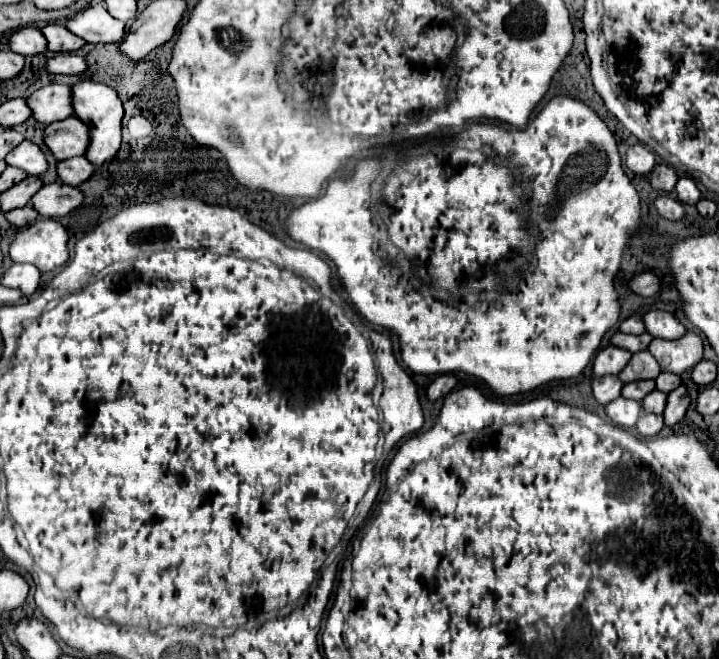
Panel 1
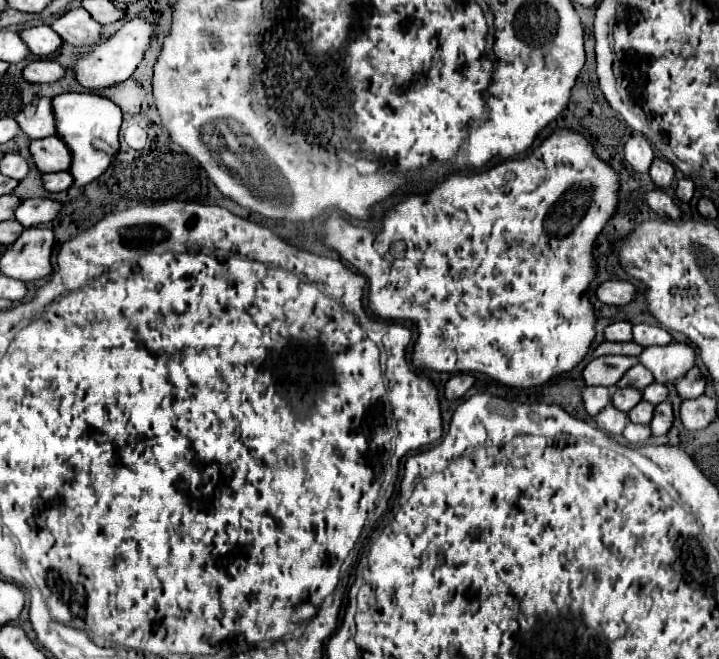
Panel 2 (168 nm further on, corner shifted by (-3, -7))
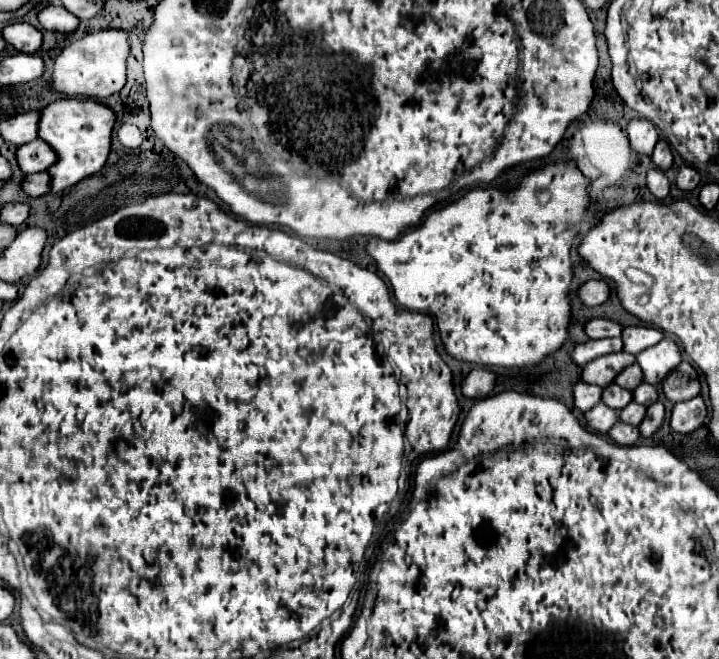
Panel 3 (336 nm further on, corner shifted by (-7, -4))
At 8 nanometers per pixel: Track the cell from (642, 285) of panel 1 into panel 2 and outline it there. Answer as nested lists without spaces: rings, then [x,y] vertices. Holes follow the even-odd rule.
[[[610,280],[610,282],[604,282],[596,290],[596,296],[604,304],[624,306],[624,304],[630,304],[638,296],[638,288],[628,280]]]

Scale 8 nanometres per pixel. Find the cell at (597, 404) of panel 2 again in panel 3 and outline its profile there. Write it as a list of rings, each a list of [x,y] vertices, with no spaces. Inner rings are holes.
[[[578,381],[574,385],[574,405],[584,413],[602,401],[602,389],[598,385],[588,385]]]

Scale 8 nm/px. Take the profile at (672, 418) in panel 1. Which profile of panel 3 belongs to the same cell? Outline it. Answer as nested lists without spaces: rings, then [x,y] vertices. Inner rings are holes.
[[[660,401],[652,403],[646,411],[646,417],[642,419],[642,423],[638,425],[640,437],[650,437],[652,433],[656,433],[656,429],[662,425],[664,421],[664,405]]]

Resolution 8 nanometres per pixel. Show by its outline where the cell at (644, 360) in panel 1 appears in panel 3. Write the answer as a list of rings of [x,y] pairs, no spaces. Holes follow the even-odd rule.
[[[636,363],[634,365],[628,365],[622,373],[616,375],[614,383],[618,383],[620,387],[624,387],[628,391],[634,391],[642,383],[642,369]]]

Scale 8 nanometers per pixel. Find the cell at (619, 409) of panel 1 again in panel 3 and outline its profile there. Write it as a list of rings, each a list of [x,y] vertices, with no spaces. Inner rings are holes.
[[[598,403],[590,411],[586,411],[584,417],[586,417],[588,427],[594,429],[596,433],[606,433],[618,421],[618,413],[610,407],[606,407],[604,403]]]

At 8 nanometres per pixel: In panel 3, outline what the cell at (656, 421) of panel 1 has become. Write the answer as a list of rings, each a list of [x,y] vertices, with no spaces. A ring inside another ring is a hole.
[[[618,421],[616,427],[612,427],[612,431],[608,431],[608,437],[620,445],[634,445],[640,439],[640,433],[634,425],[626,425],[626,423]]]

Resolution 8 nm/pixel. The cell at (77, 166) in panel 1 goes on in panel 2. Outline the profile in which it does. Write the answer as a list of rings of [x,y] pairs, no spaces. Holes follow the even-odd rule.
[[[54,172],[54,174],[44,174],[44,188],[50,192],[64,192],[74,186],[74,178],[70,172]]]

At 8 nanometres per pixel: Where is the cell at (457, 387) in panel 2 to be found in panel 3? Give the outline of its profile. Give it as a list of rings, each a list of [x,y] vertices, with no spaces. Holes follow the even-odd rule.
[[[476,367],[462,381],[462,393],[468,399],[484,399],[492,393],[494,385],[496,385],[496,373],[492,373],[488,367]]]

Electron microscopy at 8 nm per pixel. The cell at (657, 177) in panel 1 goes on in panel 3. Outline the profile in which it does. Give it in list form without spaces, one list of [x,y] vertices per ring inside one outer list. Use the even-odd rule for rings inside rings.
[[[660,139],[656,143],[656,147],[652,151],[652,161],[654,161],[656,167],[660,167],[664,171],[672,165],[672,149],[670,149],[670,145],[664,139]]]

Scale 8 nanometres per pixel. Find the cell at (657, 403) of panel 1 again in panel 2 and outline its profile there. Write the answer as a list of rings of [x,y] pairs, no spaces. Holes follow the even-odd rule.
[[[640,402],[640,404],[636,404],[630,412],[628,412],[628,418],[630,418],[630,422],[638,422],[638,424],[648,424],[650,420],[652,420],[652,410],[654,410],[654,406],[650,404],[650,402]]]

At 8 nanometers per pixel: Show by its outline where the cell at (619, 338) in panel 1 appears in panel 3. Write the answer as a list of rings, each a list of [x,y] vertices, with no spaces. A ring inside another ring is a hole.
[[[614,337],[614,339],[596,339],[596,341],[586,341],[574,347],[572,351],[572,361],[576,365],[586,365],[596,357],[608,355],[608,353],[618,353],[622,351],[622,339]]]

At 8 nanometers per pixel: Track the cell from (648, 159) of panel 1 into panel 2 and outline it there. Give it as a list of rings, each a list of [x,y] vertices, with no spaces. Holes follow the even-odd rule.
[[[634,136],[634,138],[630,138],[630,140],[626,142],[624,156],[626,156],[626,160],[630,162],[630,166],[632,166],[636,172],[648,172],[650,166],[652,166],[652,160],[654,160],[652,146],[650,146],[650,142],[648,142],[644,136]]]

